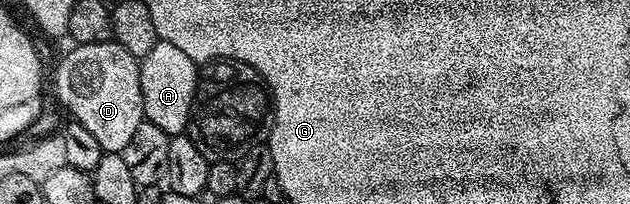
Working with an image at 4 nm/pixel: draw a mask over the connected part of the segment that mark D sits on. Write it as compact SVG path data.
M114 40L73 47L57 65L57 97L65 104L66 111L70 113L68 116L91 131L91 136L98 141L102 153L121 153L125 150L139 123L145 120L138 58Z

